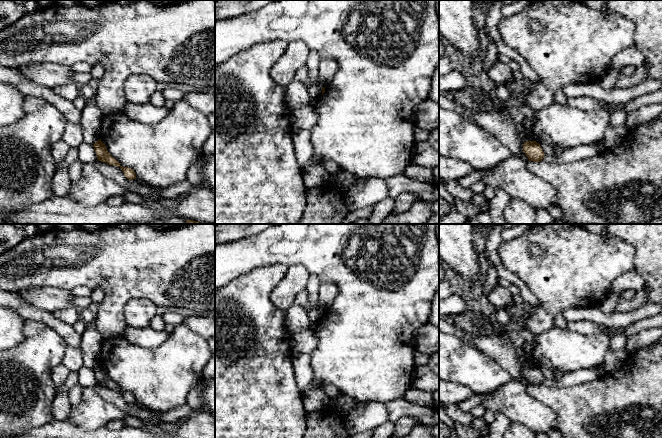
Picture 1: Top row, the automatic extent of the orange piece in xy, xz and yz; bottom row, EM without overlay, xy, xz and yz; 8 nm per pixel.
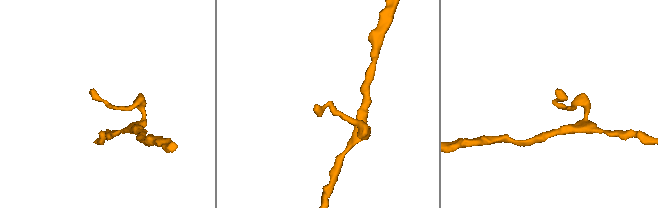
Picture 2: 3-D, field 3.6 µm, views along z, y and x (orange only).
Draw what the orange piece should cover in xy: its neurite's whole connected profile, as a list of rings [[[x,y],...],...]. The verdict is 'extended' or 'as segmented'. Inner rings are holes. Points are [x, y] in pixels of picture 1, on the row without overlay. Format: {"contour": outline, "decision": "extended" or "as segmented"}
{"contour": [[[100,364],[93,368],[95,377],[97,379],[98,385],[105,386],[109,389],[113,389],[116,391],[120,391],[123,395],[125,401],[129,404],[133,404],[136,402],[136,398],[133,393],[129,391],[122,391],[120,387],[111,380],[111,378],[107,375],[105,368]]], "decision": "as segmented"}

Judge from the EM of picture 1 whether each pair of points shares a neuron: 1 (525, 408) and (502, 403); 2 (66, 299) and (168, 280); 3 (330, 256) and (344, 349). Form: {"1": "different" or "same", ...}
{"1": "same", "2": "different", "3": "same"}

